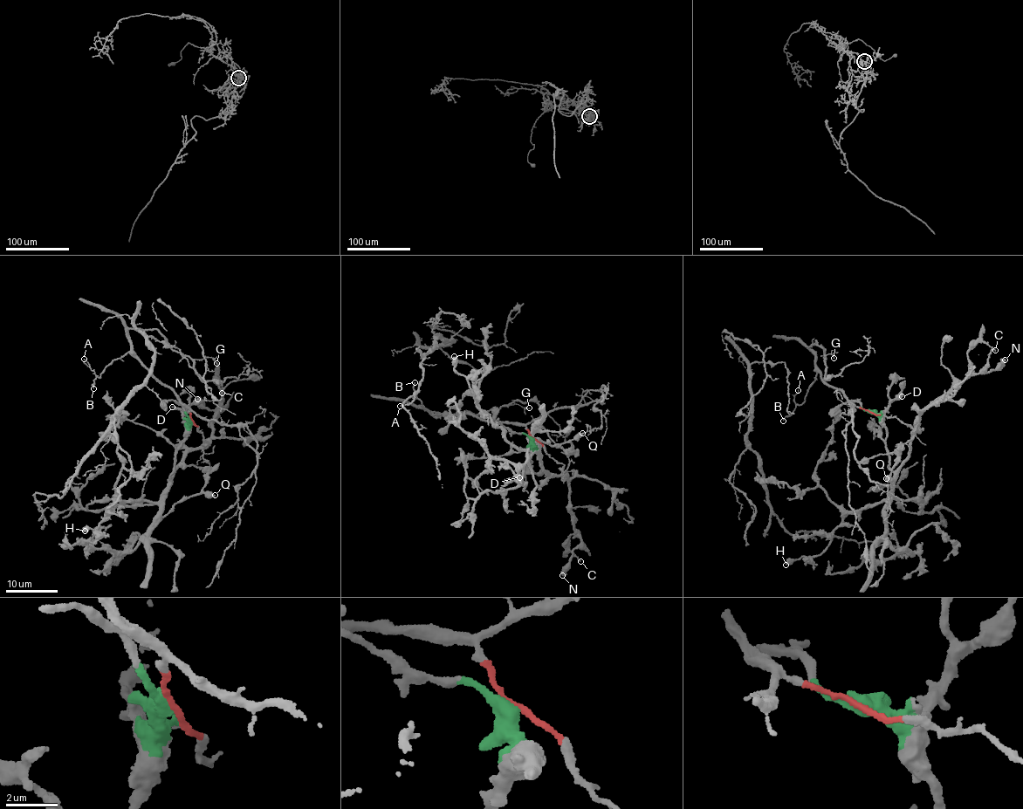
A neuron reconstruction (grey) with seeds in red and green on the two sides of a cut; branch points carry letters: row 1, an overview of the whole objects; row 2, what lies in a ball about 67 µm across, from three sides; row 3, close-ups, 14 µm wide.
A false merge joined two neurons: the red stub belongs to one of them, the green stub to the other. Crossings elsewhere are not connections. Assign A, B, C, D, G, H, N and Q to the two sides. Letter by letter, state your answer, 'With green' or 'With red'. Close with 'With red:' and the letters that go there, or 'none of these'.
A: With red
B: With red
C: With green
D: With green
G: With red
H: With green
N: With green
Q: With green
With red: A, B, G

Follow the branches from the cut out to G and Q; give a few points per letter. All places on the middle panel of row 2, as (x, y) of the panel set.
G: (532, 438), (525, 425), (494, 422), (467, 414), (437, 416), (434, 414), (481, 414), (519, 404), (529, 407)
Q: (532, 438), (537, 451), (533, 451), (538, 450), (538, 453), (539, 440), (554, 446), (570, 441), (581, 433)

